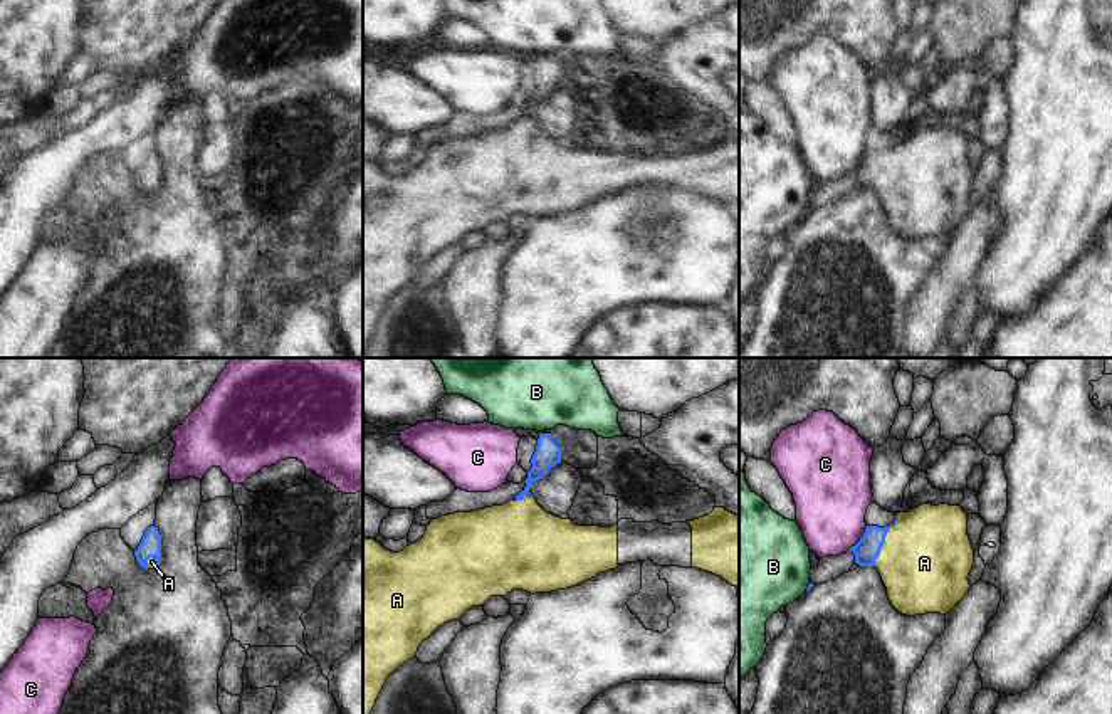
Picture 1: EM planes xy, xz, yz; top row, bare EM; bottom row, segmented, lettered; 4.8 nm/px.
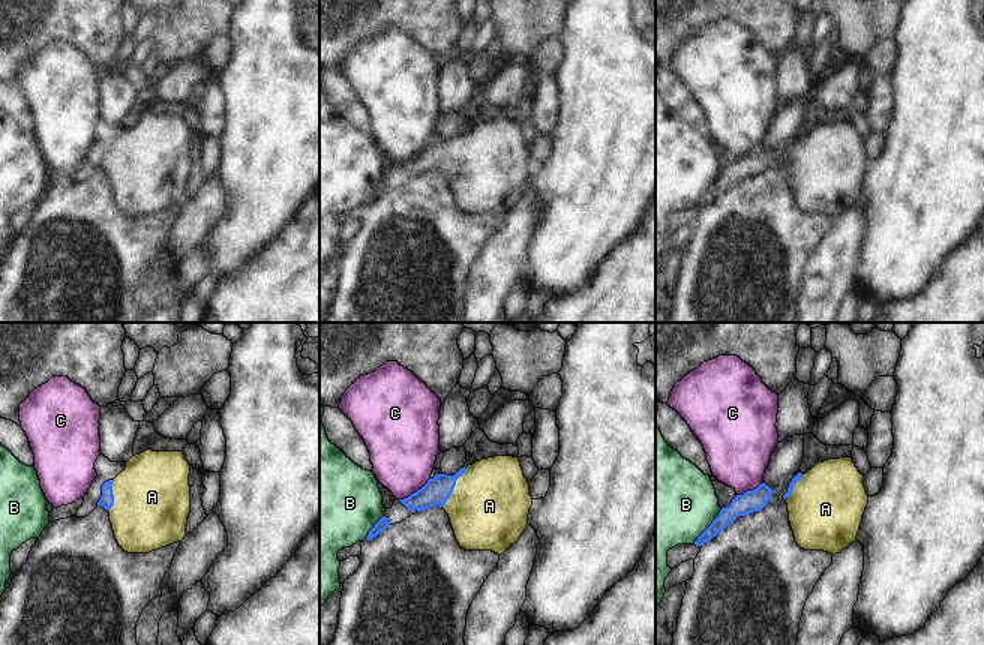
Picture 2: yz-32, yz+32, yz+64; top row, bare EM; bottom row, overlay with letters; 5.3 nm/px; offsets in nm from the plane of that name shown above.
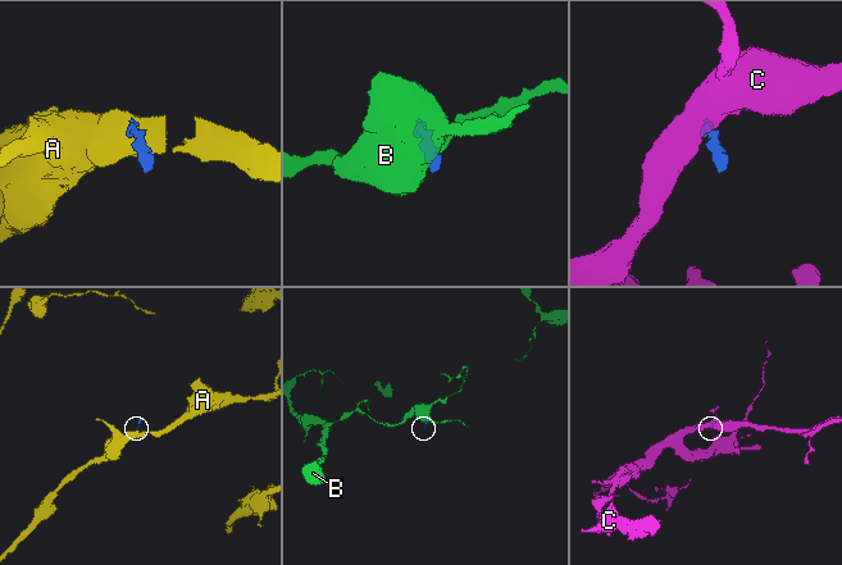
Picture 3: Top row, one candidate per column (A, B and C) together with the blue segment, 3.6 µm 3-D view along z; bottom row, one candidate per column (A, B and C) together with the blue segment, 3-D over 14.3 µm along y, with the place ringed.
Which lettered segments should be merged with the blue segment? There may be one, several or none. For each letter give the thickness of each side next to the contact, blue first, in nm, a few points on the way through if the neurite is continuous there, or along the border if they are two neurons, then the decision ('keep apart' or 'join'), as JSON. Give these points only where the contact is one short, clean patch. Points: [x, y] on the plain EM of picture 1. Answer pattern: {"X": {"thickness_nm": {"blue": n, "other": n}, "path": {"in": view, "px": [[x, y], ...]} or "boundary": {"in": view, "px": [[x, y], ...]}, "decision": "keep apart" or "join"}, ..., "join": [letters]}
{"A": {"thickness_nm": {"blue": 120, "other": 440}, "path": {"in": "yz", "px": [[867, 173], [882, 168], [909, 177], [924, 187]]}, "decision": "join"}, "B": {"thickness_nm": {"blue": 20, "other": 460}, "boundary": {"in": "yz", "px": [[810, 205], [805, 212]]}, "decision": "keep apart"}, "C": {"thickness_nm": {"blue": 120, "other": 360}, "boundary": {"in": "yz", "px": [[867, 150], [864, 158], [847, 173]]}, "decision": "keep apart"}, "join": ["A"]}

